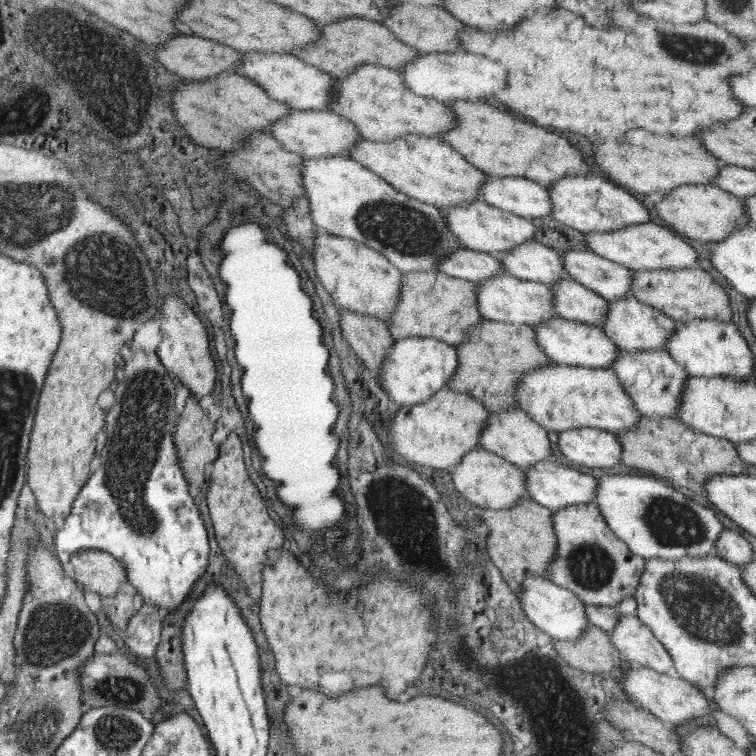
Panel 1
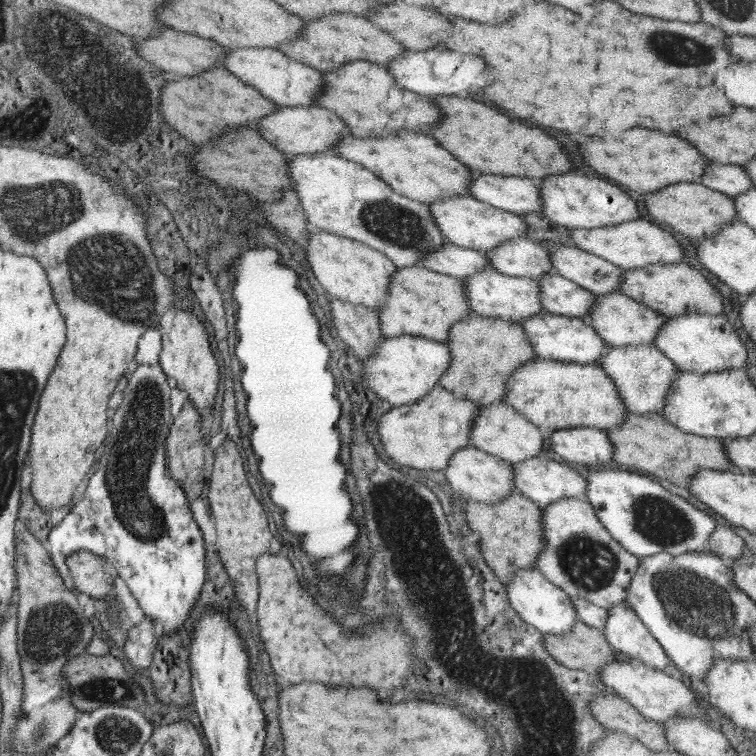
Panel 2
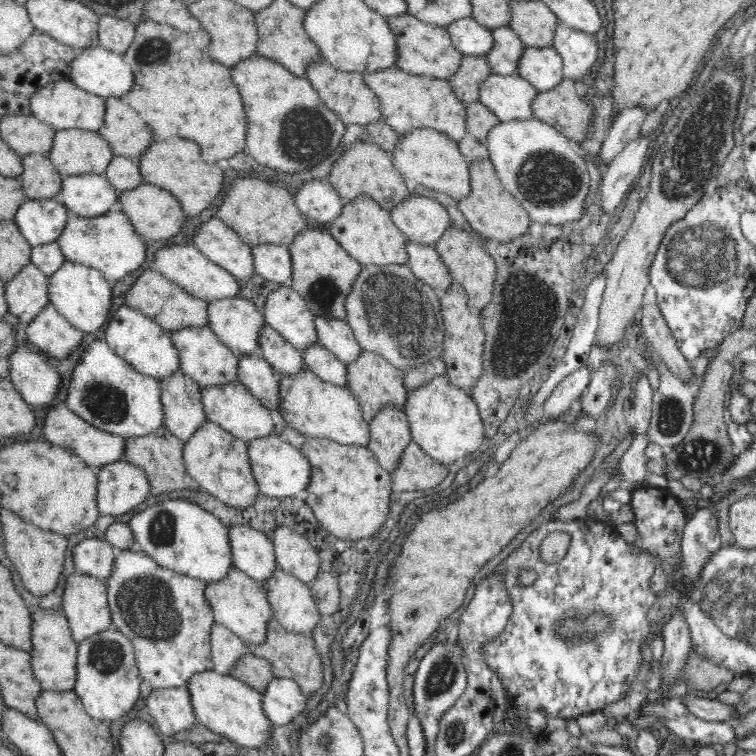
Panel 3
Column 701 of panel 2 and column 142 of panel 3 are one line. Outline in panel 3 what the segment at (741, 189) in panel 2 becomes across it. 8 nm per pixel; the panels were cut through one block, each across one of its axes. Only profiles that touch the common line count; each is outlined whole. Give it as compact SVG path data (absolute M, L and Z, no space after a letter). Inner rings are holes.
M114 155L104 174L118 192L132 190L133 187L140 186L144 182L136 158Z

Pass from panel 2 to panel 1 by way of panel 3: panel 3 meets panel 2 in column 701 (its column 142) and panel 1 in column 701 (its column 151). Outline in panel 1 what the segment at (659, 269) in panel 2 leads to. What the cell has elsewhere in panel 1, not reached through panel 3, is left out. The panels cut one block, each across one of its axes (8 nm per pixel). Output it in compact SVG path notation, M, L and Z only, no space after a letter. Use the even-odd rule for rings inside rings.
M680 268L679 270L638 270L631 280L630 296L640 303L646 303L667 313L676 322L692 320L731 321L732 312L728 296L712 276L701 268Z

